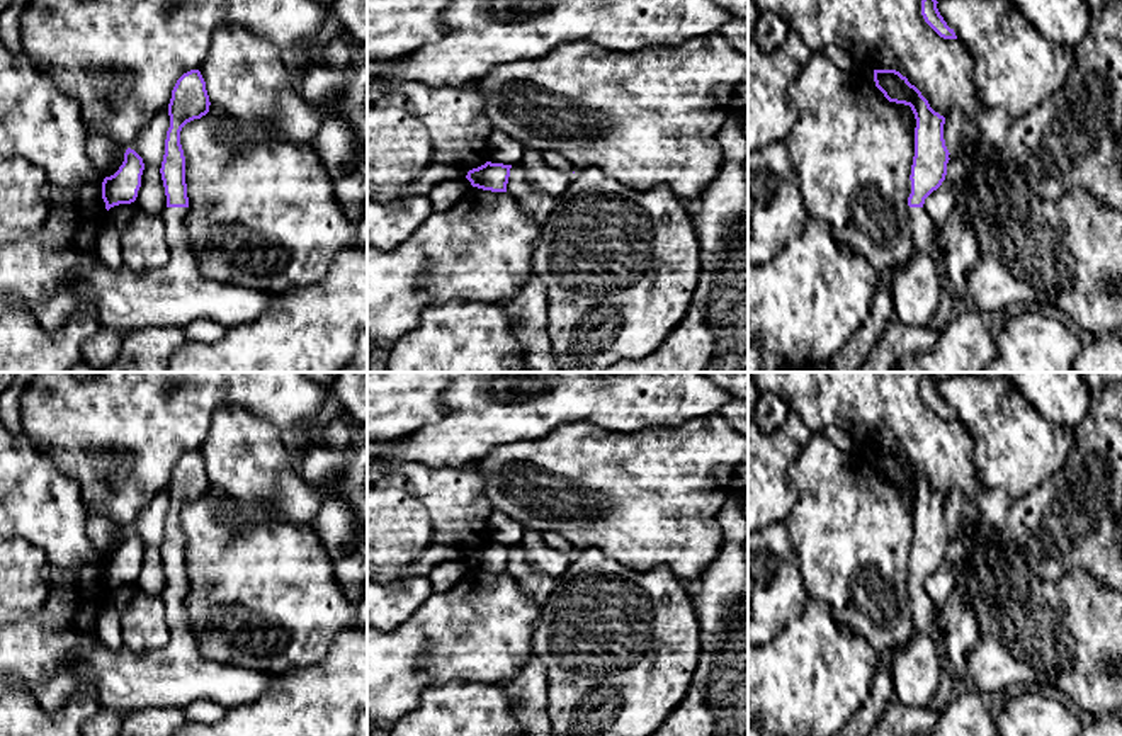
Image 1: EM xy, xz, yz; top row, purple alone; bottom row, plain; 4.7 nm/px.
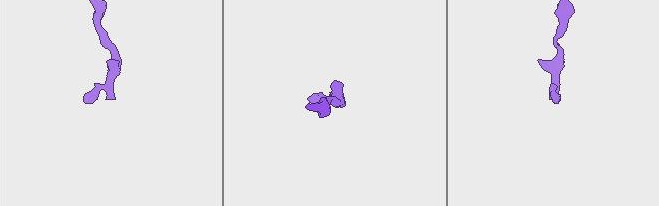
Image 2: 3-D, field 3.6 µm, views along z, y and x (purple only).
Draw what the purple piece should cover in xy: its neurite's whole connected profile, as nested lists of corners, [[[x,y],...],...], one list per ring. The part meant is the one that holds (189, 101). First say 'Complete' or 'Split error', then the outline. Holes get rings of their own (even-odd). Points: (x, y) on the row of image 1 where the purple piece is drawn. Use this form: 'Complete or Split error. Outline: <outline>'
Split error. Outline: [[[199,70],[184,73],[168,104],[170,127],[165,139],[162,180],[167,206],[158,214],[165,223],[168,262],[138,274],[99,263],[75,289],[60,291],[46,304],[34,308],[36,321],[46,330],[58,330],[87,299],[95,308],[102,326],[128,335],[148,328],[185,328],[199,318],[219,323],[226,330],[255,321],[277,296],[224,284],[202,275],[185,231],[189,197],[185,156],[180,144],[182,127],[209,112],[209,95]]]

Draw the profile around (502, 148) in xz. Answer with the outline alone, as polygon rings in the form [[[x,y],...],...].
[[[493,131],[488,141],[488,161],[503,165],[518,165],[525,161],[525,148],[508,134]]]

